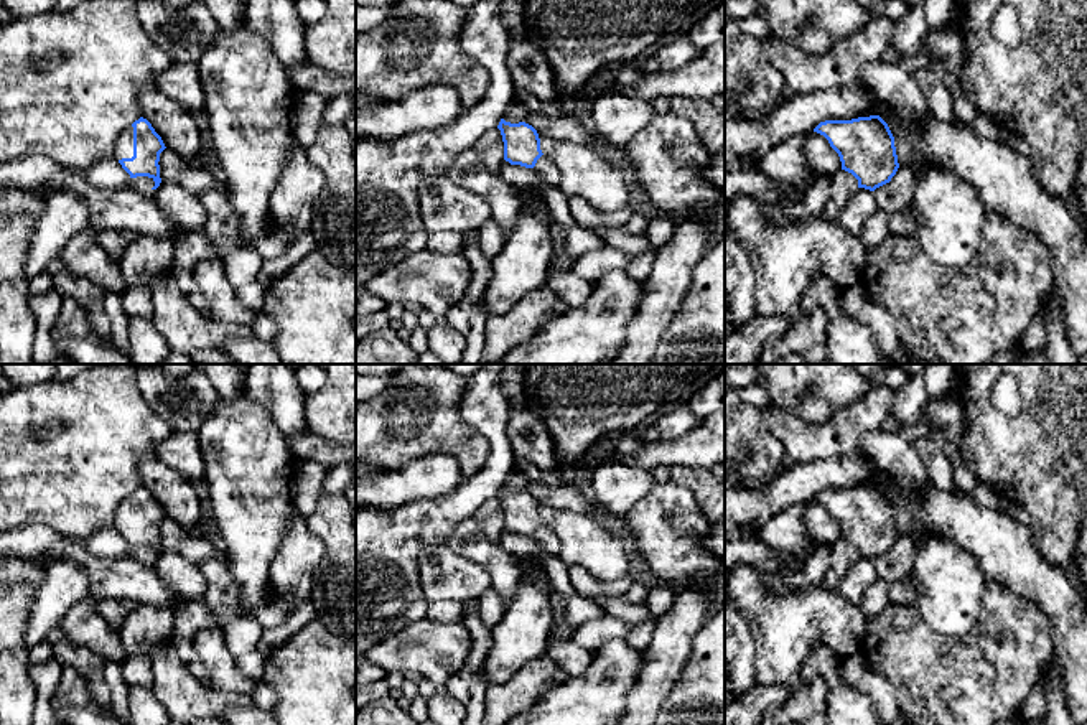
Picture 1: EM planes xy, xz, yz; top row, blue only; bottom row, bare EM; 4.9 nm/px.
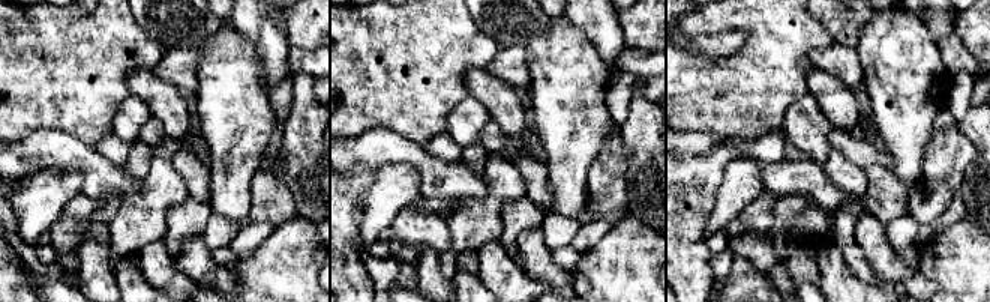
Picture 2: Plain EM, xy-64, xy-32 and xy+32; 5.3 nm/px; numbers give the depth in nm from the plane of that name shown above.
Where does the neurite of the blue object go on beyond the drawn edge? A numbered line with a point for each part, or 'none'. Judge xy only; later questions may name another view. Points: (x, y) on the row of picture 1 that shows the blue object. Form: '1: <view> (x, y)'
1: xy (124, 145)

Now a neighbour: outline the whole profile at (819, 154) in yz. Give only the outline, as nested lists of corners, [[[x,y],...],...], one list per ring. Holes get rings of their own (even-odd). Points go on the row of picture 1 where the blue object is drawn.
[[[817,132],[805,135],[805,160],[817,173],[822,175],[832,176],[842,170],[838,153],[830,147],[828,140]]]

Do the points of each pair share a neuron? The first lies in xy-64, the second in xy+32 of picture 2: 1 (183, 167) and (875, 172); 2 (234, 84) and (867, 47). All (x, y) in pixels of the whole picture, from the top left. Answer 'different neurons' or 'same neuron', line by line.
1: same neuron
2: same neuron

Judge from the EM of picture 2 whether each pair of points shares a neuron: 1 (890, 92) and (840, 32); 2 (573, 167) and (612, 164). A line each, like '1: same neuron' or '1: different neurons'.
1: different neurons
2: different neurons

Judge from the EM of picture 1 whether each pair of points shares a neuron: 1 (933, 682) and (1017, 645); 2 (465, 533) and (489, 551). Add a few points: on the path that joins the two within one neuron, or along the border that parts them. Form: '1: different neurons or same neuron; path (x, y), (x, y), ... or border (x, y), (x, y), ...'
1: same neuron; path (954, 664), (977, 646), (995, 646)
2: same neuron; path (471, 539), (483, 551)

